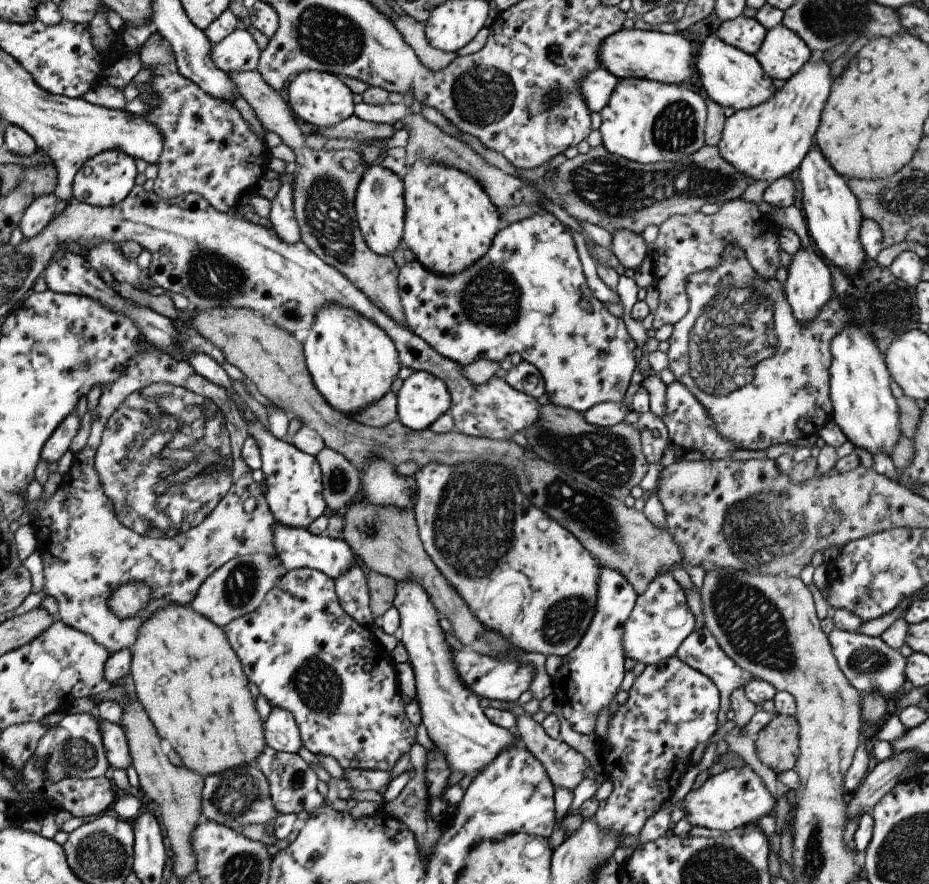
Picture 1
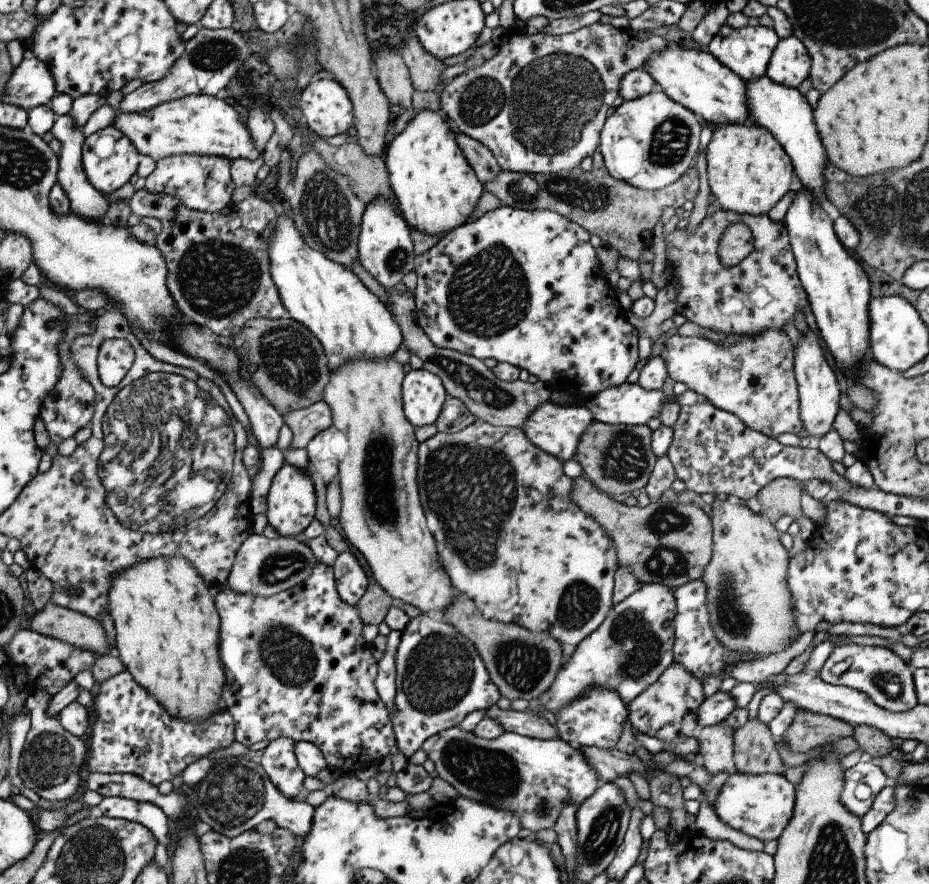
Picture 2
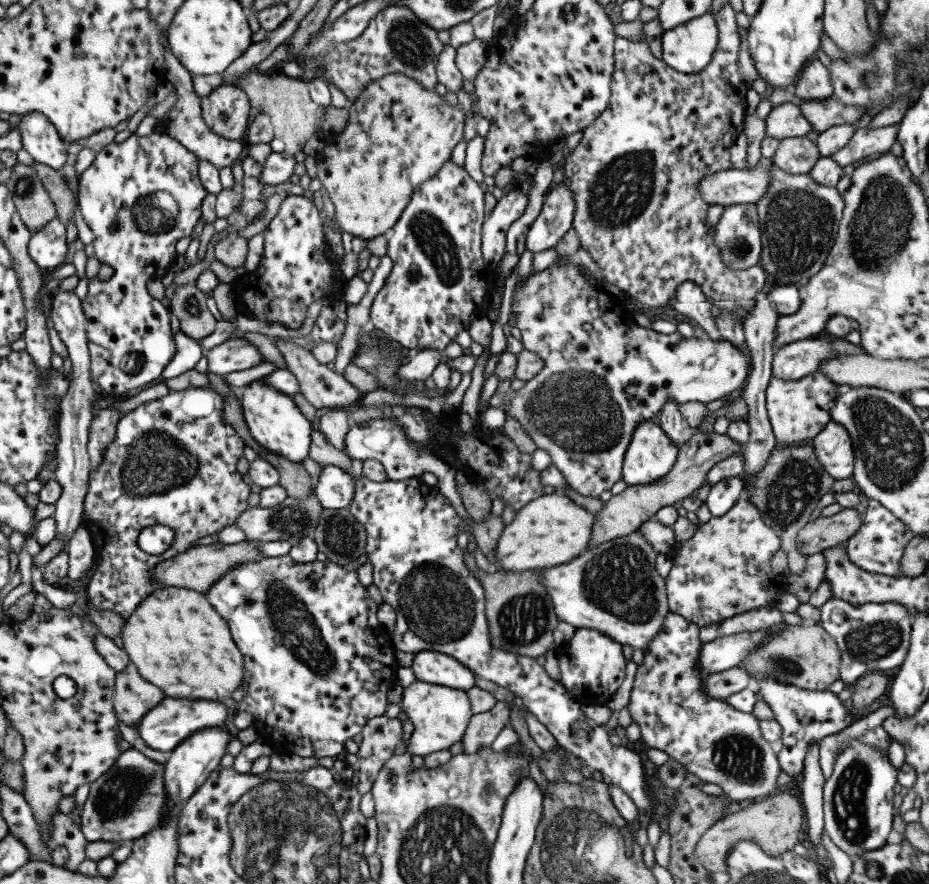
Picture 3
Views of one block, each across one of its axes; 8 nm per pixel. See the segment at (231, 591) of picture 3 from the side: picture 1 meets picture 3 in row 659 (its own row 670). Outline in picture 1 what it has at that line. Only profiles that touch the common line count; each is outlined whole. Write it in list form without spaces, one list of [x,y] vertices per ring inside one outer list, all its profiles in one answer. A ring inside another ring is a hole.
[[[299,568],[289,570],[281,576],[276,586],[269,590],[262,600],[262,604],[256,611],[236,618],[222,628],[226,633],[230,646],[236,652],[236,656],[241,660],[242,668],[250,684],[256,684],[259,694],[263,694],[270,705],[284,708],[294,715],[297,722],[302,744],[310,750],[312,754],[322,754],[322,756],[332,756],[336,758],[338,764],[345,769],[358,770],[381,770],[390,771],[403,754],[409,754],[412,744],[416,744],[416,726],[408,720],[404,710],[405,704],[398,688],[398,678],[396,677],[396,664],[390,654],[383,648],[378,638],[372,637],[370,627],[360,625],[350,616],[339,603],[336,591],[335,580],[328,578],[326,574],[318,569]]]

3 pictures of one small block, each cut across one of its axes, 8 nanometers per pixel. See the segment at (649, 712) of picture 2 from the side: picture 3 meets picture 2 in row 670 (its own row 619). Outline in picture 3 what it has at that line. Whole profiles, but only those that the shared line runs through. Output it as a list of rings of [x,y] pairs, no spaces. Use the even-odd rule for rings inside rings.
[[[668,612],[661,626],[661,632],[649,642],[649,652],[644,652],[642,664],[637,666],[627,712],[630,720],[640,727],[640,745],[657,748],[668,754],[670,759],[681,762],[688,771],[710,784],[718,784],[734,807],[745,805],[748,799],[767,798],[780,791],[777,780],[782,772],[778,754],[772,751],[759,727],[759,720],[752,713],[738,711],[725,699],[707,695],[704,690],[703,670],[697,667],[701,654],[699,626],[690,620]]]

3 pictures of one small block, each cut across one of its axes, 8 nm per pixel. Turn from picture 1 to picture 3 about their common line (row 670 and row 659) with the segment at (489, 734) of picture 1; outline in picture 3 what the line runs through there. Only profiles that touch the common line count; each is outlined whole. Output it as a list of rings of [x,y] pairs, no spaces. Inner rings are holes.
[[[423,650],[414,655],[411,666],[418,681],[470,690],[476,682],[475,674],[449,654]]]

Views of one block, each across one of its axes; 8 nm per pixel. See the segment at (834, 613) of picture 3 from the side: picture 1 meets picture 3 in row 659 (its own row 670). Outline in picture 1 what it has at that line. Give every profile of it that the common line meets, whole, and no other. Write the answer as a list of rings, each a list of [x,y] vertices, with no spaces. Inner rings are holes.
[[[834,628],[828,634],[828,640],[833,648],[834,656],[836,657],[837,664],[844,676],[849,680],[850,684],[860,692],[861,695],[868,692],[880,692],[886,699],[896,699],[900,694],[903,694],[904,684],[906,684],[906,668],[907,658],[900,654],[899,650],[892,650],[880,637],[871,637],[862,633],[853,633]]]

